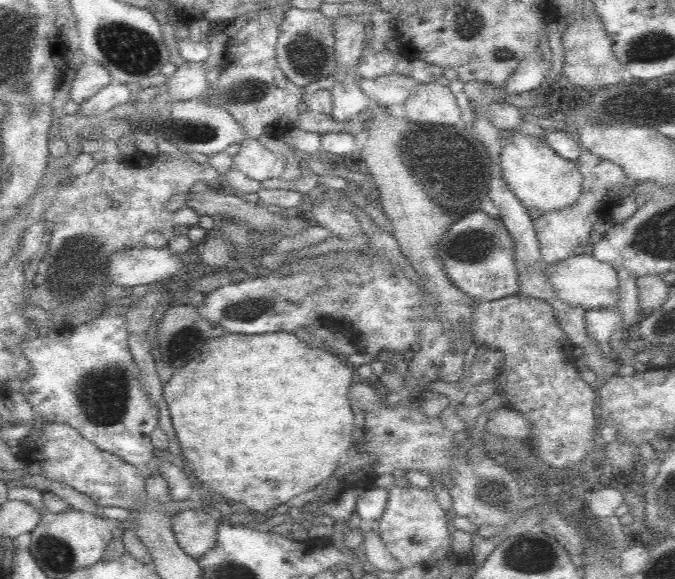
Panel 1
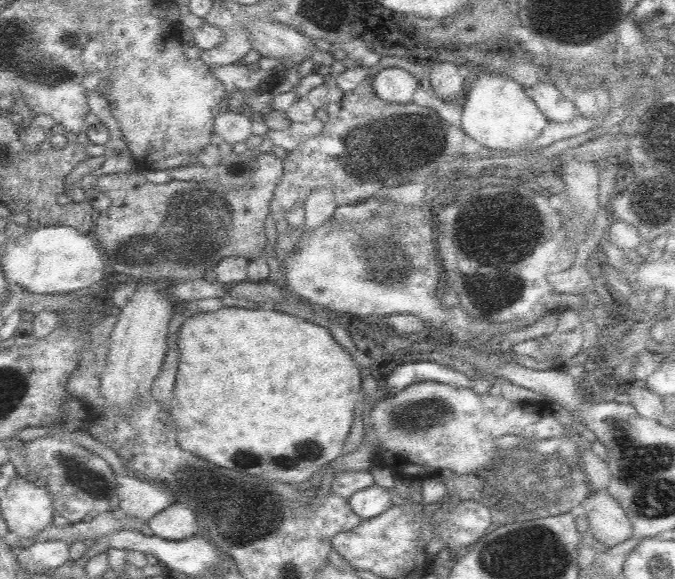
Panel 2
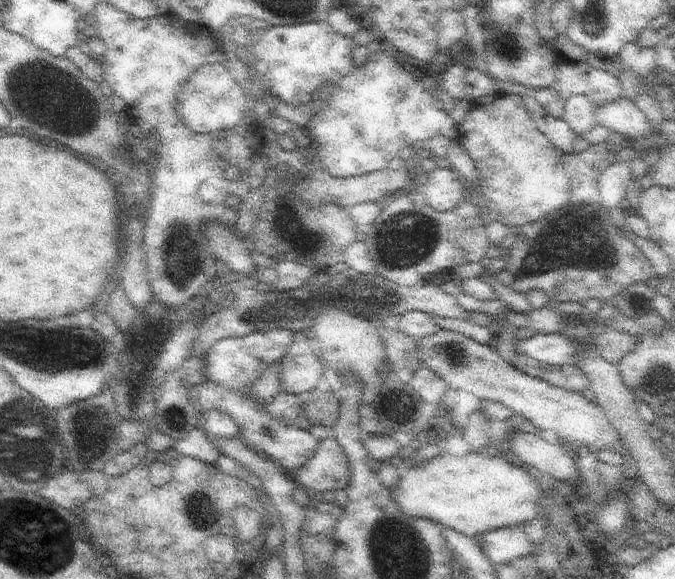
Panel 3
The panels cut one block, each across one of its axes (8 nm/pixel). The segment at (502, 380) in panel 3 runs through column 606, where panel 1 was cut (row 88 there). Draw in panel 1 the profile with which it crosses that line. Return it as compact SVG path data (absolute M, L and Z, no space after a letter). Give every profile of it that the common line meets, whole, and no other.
M438 82L422 83L406 102L405 118L414 123L457 126L461 111L448 85Z

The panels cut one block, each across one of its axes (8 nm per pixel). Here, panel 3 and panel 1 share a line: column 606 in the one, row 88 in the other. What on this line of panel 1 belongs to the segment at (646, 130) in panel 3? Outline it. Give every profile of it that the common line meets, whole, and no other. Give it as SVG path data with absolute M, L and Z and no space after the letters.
M120 83L110 84L83 102L77 113L83 116L100 116L100 114L111 112L114 107L125 103L137 104L136 98L128 90L128 86Z

